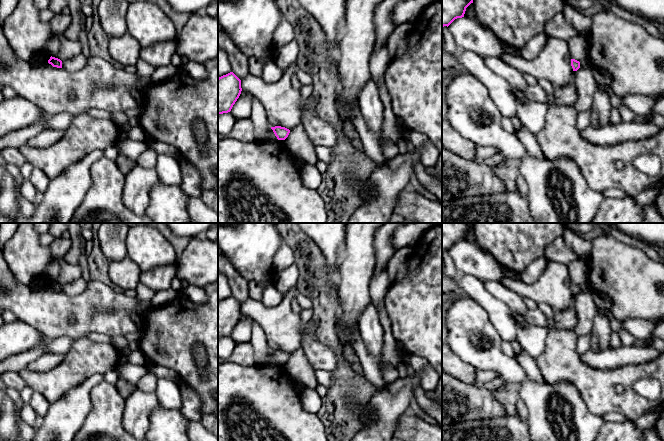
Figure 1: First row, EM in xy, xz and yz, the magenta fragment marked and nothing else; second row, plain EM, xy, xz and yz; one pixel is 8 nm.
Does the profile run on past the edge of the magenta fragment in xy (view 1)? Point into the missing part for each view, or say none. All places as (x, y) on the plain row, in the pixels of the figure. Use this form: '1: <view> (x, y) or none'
1: none

